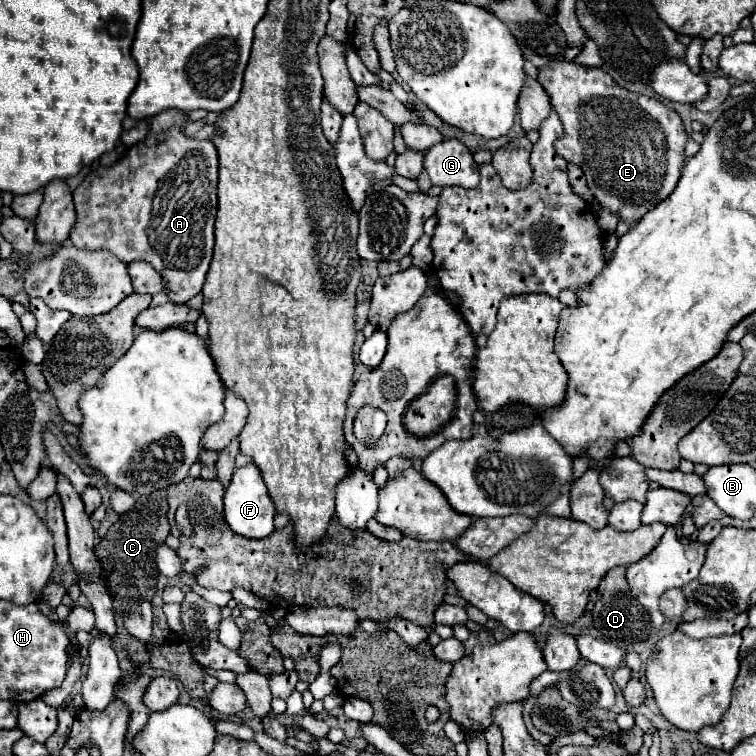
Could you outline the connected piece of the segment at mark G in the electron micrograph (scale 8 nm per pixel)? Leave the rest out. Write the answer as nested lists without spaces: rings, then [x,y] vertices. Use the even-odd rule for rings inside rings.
[[[442,140],[440,144],[434,144],[424,152],[424,168],[430,174],[432,184],[436,186],[462,186],[462,188],[476,188],[480,182],[478,176],[478,164],[474,162],[472,154],[464,144],[456,144],[456,140]]]

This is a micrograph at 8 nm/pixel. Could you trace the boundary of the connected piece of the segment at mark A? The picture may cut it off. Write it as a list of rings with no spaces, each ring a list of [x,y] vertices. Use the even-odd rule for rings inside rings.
[[[168,110],[168,112],[162,112],[158,116],[152,118],[152,130],[148,134],[148,138],[144,142],[138,142],[134,144],[124,156],[120,158],[116,164],[112,166],[98,166],[96,172],[90,172],[84,182],[74,190],[74,204],[76,204],[76,224],[70,232],[70,240],[76,248],[84,248],[84,250],[110,250],[114,256],[118,256],[122,262],[130,264],[134,260],[144,260],[148,264],[154,266],[154,270],[162,276],[164,280],[164,292],[168,294],[170,302],[174,304],[184,304],[188,302],[190,298],[194,298],[196,294],[200,294],[202,286],[204,286],[204,280],[206,280],[206,272],[208,272],[208,266],[210,266],[210,260],[212,260],[212,248],[214,248],[214,220],[216,220],[216,204],[218,204],[218,156],[216,156],[216,148],[210,144],[210,140],[194,140],[194,138],[188,138],[182,134],[182,126],[186,126],[186,114],[184,112],[176,112],[176,110]],[[160,132],[168,132],[168,140],[158,144],[154,138],[156,134]]]

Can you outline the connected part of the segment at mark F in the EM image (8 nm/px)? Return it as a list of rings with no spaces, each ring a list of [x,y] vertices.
[[[250,462],[250,464],[238,468],[224,494],[224,516],[226,516],[228,526],[244,538],[266,538],[276,530],[274,514],[276,514],[276,506],[274,506],[272,498],[268,496],[268,490],[266,490],[266,484],[262,480],[258,466],[254,462]]]

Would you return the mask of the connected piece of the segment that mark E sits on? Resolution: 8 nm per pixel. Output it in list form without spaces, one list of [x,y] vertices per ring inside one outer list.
[[[552,60],[550,66],[538,68],[538,82],[550,96],[552,108],[558,112],[560,122],[564,126],[564,136],[554,142],[556,152],[566,160],[582,168],[588,178],[588,186],[594,198],[610,208],[630,224],[636,224],[654,204],[668,198],[680,180],[686,146],[686,132],[680,116],[660,104],[654,98],[634,94],[630,90],[620,88],[604,70],[588,68],[568,60]]]

